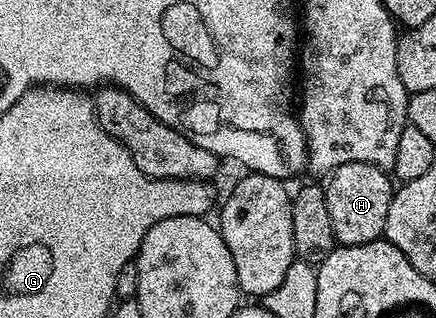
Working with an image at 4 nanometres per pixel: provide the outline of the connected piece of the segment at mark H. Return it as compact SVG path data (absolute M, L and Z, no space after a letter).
M345 162L330 173L326 180L329 222L333 222L336 241L346 246L380 239L385 230L385 218L389 218L393 195L392 177L382 168L369 166L369 162Z

